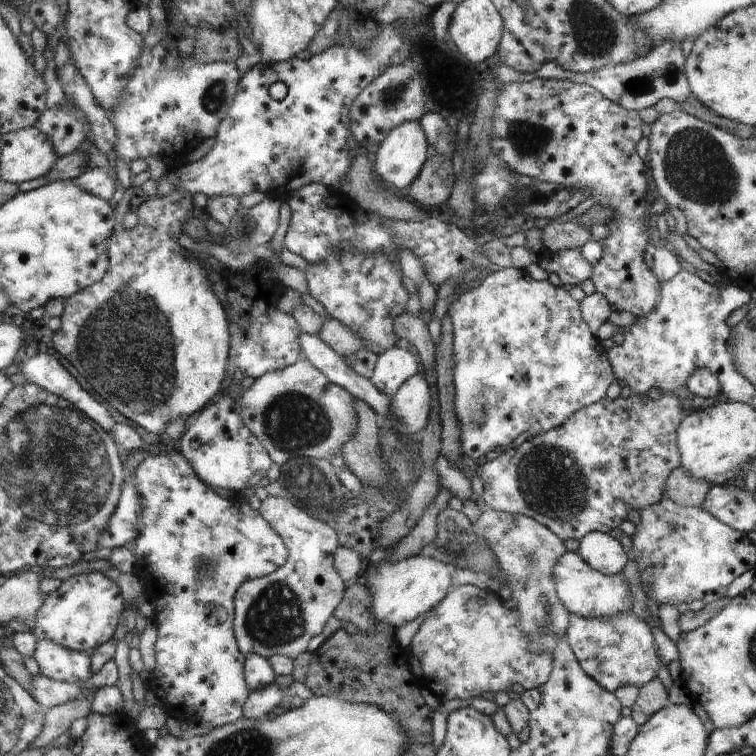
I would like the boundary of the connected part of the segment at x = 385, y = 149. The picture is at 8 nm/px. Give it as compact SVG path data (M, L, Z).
M420 120L404 121L400 126L396 126L388 132L388 136L382 140L378 150L374 153L373 167L377 179L388 186L394 186L394 188L406 188L421 174L422 167L425 166L427 138Z

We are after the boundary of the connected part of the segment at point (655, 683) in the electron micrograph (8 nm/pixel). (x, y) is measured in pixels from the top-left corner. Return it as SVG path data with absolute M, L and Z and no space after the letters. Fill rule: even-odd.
M654 678L650 683L639 687L636 702L631 708L631 717L638 726L642 726L668 702L668 693L664 684L659 678Z

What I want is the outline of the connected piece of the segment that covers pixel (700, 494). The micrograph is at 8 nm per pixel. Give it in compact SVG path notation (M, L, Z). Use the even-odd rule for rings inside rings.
M678 468L669 476L666 498L675 500L682 506L700 507L705 502L710 487L706 480L696 480L685 468Z

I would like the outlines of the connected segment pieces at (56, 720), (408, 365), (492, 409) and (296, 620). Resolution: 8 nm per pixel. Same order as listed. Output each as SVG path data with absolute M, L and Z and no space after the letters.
M89 689L86 696L72 700L68 704L62 704L49 709L46 715L46 726L44 732L38 736L36 744L32 748L48 748L52 746L62 734L70 730L72 722L79 718L89 718L94 708L94 701L99 689Z
M391 348L378 355L377 368L369 379L391 397L418 372L421 372L421 367L416 356L403 348Z
M516 267L501 268L497 272L488 273L484 276L484 281L478 288L461 294L458 299L451 303L448 314L453 324L453 360L455 366L453 368L454 383L454 404L458 422L460 422L460 448L462 448L462 456L464 454L472 459L486 456L488 450L494 450L498 446L506 446L510 444L517 436L524 432L532 432L532 434L540 434L554 428L562 427L570 419L571 415L576 414L581 408L590 407L590 404L604 399L606 388L616 381L614 372L612 372L611 362L606 358L606 352L600 344L599 338L594 338L594 332L590 332L589 324L582 320L580 316L580 308L578 302L568 294L566 287L552 286L549 280L536 282L530 277L526 269Z
M266 496L264 500L261 500L258 511L285 541L289 556L286 562L272 574L264 578L248 578L246 582L240 584L234 596L233 630L237 637L237 647L245 658L248 658L250 654L255 654L265 659L274 655L284 655L295 659L306 650L308 642L316 634L322 632L326 620L332 616L334 610L337 610L336 606L341 604L340 600L344 598L347 584L340 578L339 572L336 572L333 560L339 547L338 538L331 525L308 516L306 512L302 512L298 506L294 506L283 497Z

